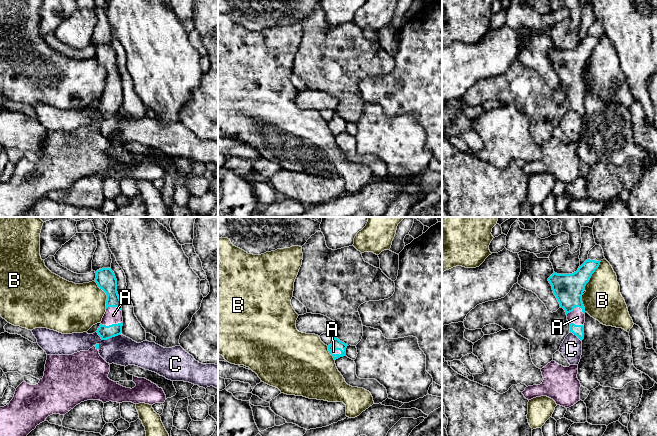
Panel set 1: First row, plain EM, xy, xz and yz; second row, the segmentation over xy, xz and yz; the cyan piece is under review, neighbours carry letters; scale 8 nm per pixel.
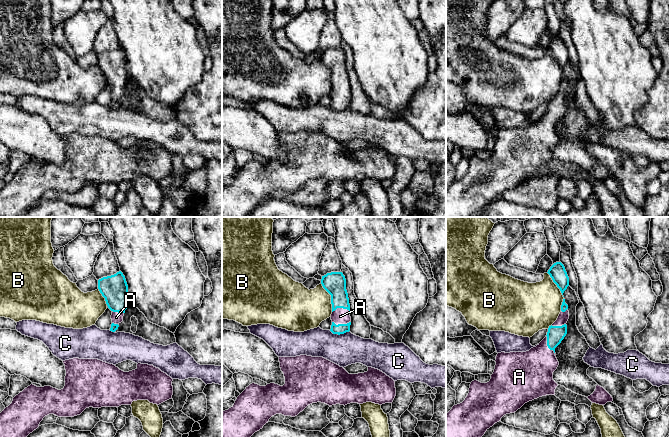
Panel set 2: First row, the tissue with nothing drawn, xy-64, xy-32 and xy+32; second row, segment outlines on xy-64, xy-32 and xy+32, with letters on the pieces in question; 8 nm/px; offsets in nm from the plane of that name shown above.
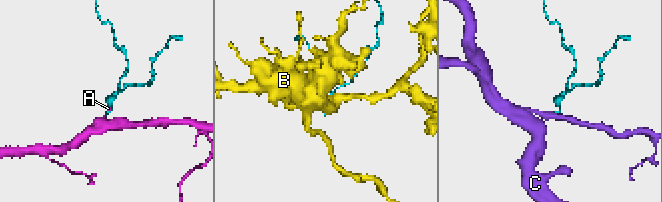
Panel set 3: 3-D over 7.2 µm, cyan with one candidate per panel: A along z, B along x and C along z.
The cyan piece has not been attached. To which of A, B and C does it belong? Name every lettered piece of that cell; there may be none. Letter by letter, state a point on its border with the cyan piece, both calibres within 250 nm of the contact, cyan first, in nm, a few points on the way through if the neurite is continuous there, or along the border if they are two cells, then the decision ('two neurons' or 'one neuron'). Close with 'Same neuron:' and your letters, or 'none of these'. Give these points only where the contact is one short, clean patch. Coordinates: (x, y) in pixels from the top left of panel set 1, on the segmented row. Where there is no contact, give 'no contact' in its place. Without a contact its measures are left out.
A: yz (575, 306) | 240/120 nm | across yz (568, 288), (570, 300), (575, 306), (575, 315), (577, 317) | one neuron
B: xy (106, 294) | 160/380 nm | two neurons
C: xy (107, 338) | 110/240 nm | along xy (96, 331), (102, 339), (109, 339), (119, 334) | two neurons
Same neuron: A

